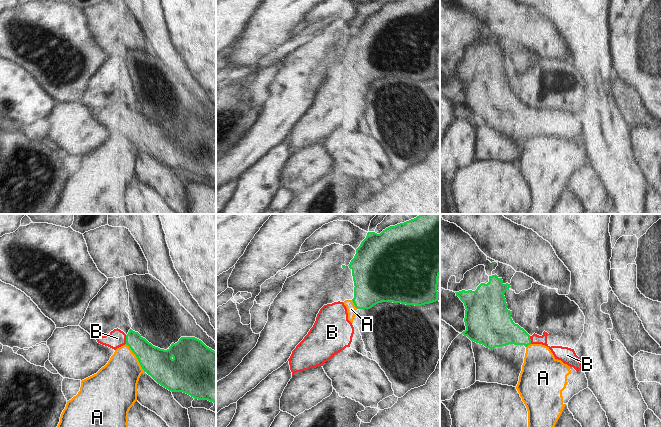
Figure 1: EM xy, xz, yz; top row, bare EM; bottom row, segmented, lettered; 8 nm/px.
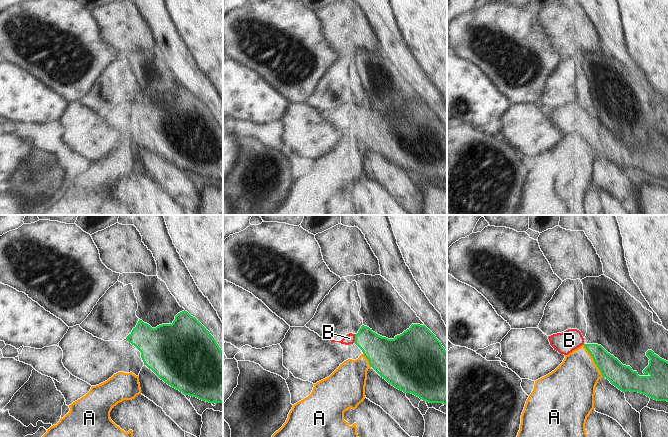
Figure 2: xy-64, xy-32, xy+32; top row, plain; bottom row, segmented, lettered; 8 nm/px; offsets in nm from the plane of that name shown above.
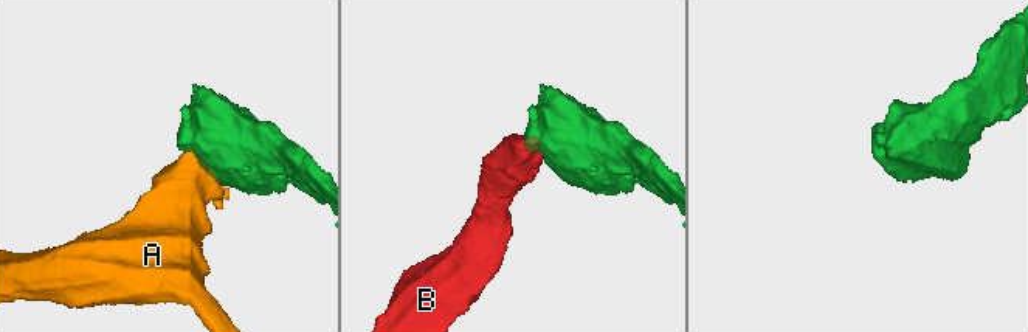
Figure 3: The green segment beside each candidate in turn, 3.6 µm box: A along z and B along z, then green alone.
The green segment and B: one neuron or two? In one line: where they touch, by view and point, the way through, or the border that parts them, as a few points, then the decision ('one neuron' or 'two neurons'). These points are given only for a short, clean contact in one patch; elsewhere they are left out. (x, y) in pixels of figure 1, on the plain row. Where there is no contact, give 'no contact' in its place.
meets green in xy at (126, 115); runs through xy (150, 133), (132, 115), (126, 115), (117, 114); one neuron

